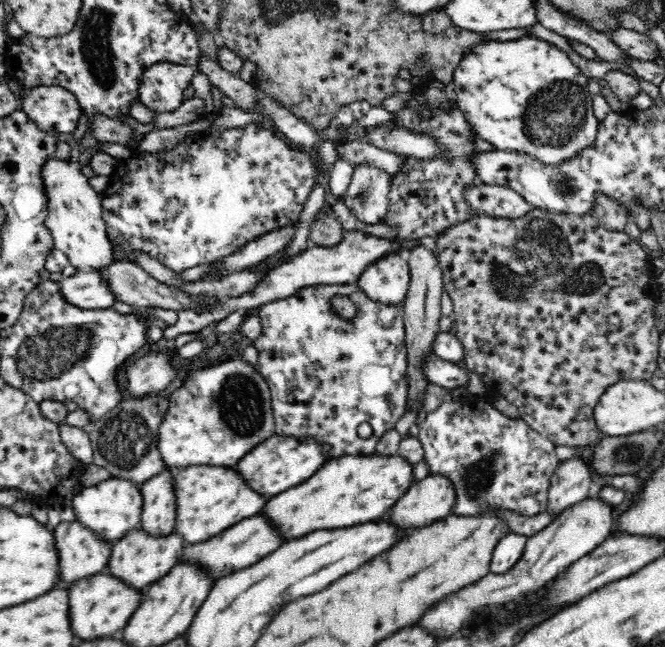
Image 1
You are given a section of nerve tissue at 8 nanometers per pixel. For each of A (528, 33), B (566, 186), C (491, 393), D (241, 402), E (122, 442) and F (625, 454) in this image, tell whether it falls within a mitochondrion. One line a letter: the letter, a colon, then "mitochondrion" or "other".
A: other
B: mitochondrion
C: other
D: mitochondrion
E: mitochondrion
F: mitochondrion

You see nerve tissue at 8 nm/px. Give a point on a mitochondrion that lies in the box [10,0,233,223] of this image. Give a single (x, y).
(93, 33)

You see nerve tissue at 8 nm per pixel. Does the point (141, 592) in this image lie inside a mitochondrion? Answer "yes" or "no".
no

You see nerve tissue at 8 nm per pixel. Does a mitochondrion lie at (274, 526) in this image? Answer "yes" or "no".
no

